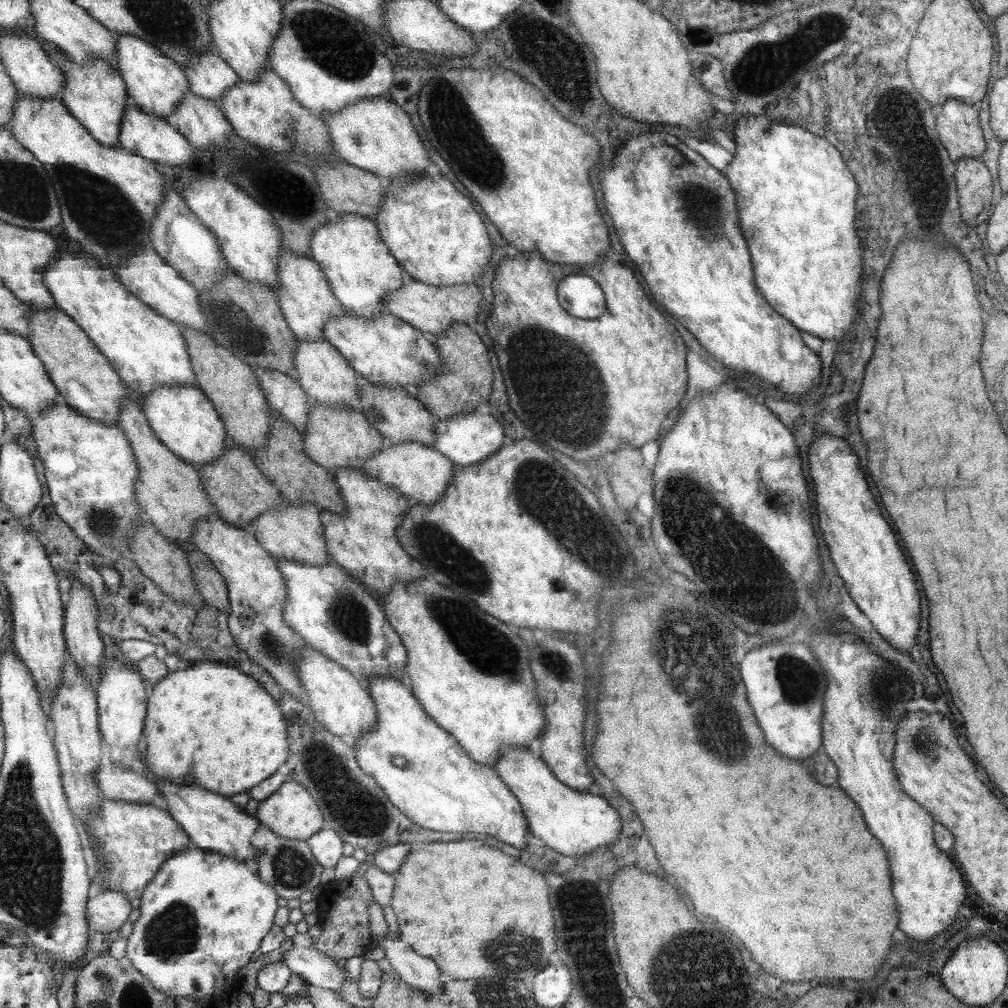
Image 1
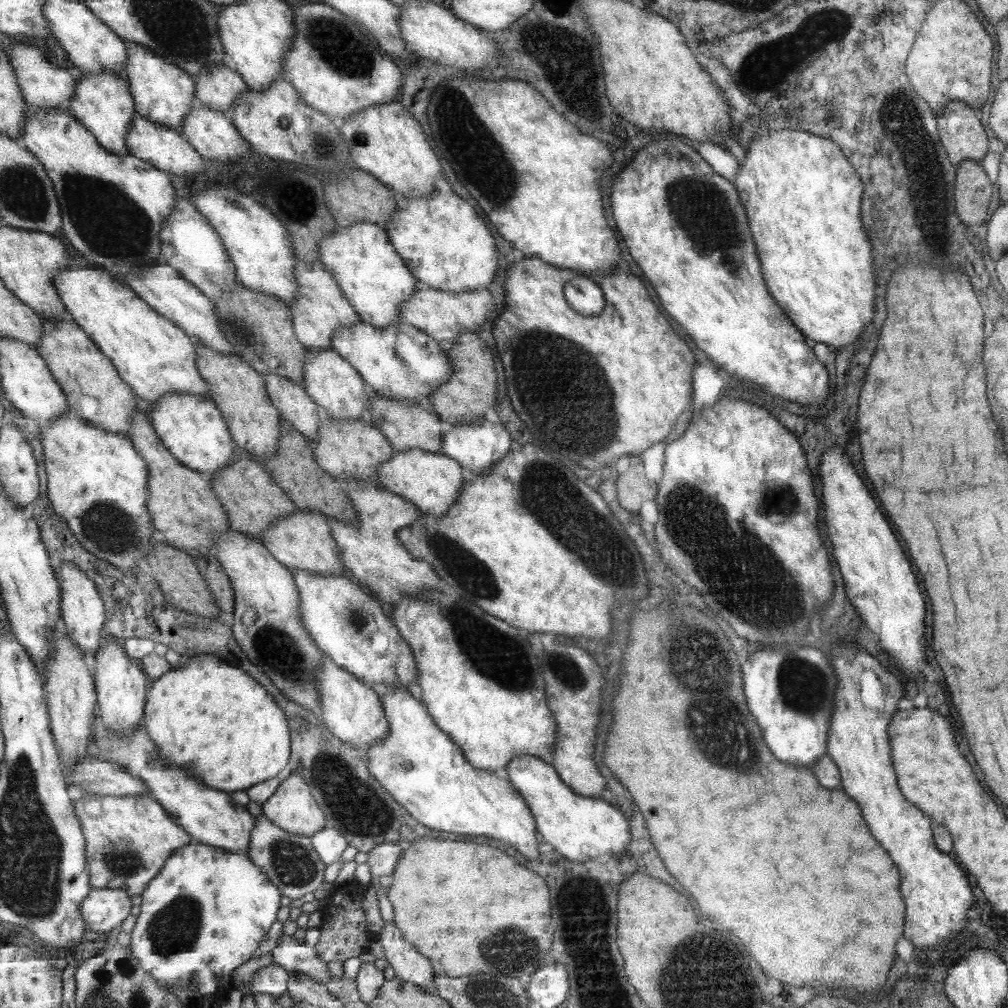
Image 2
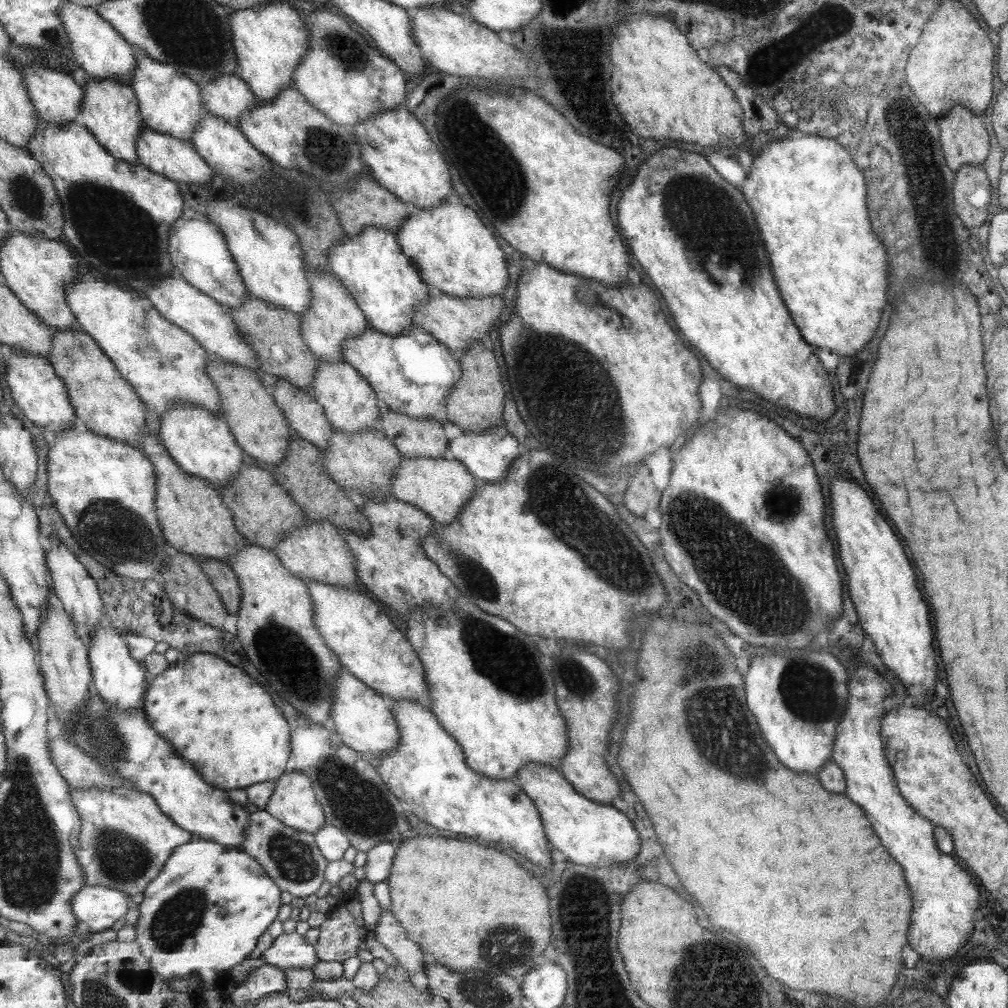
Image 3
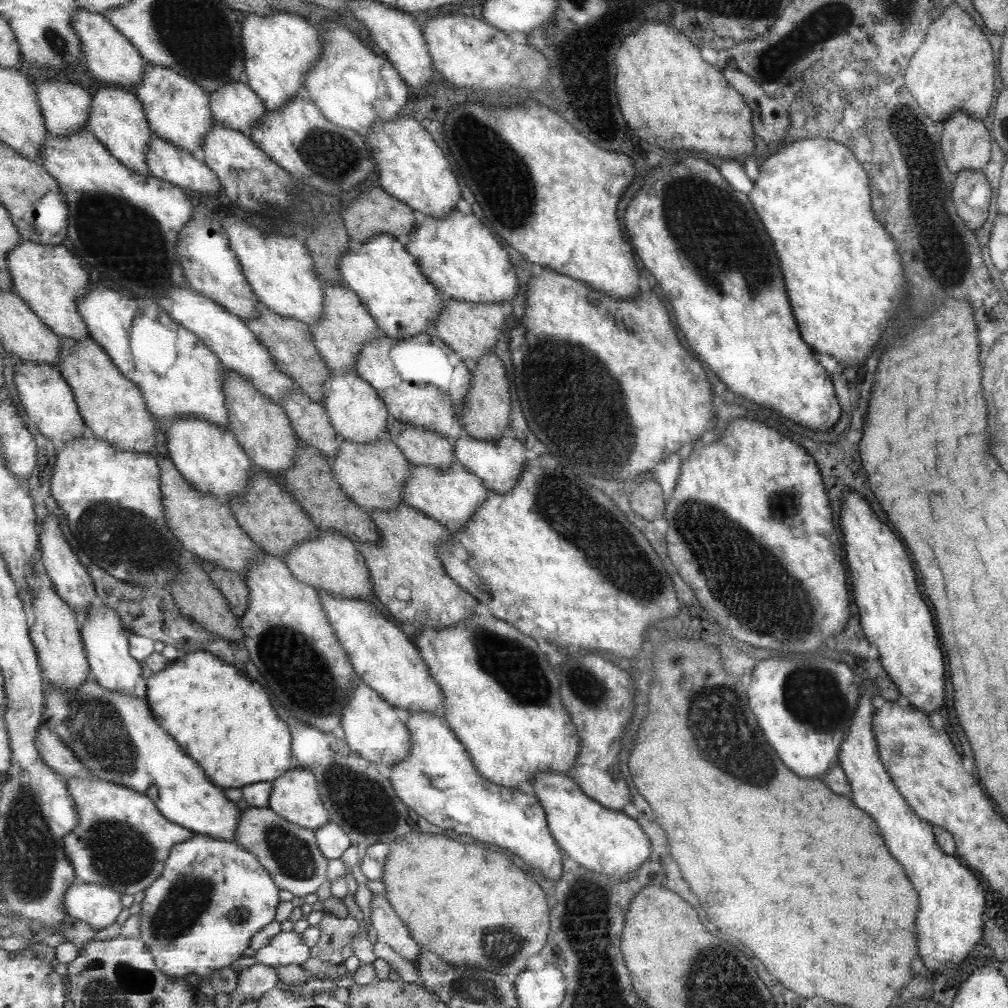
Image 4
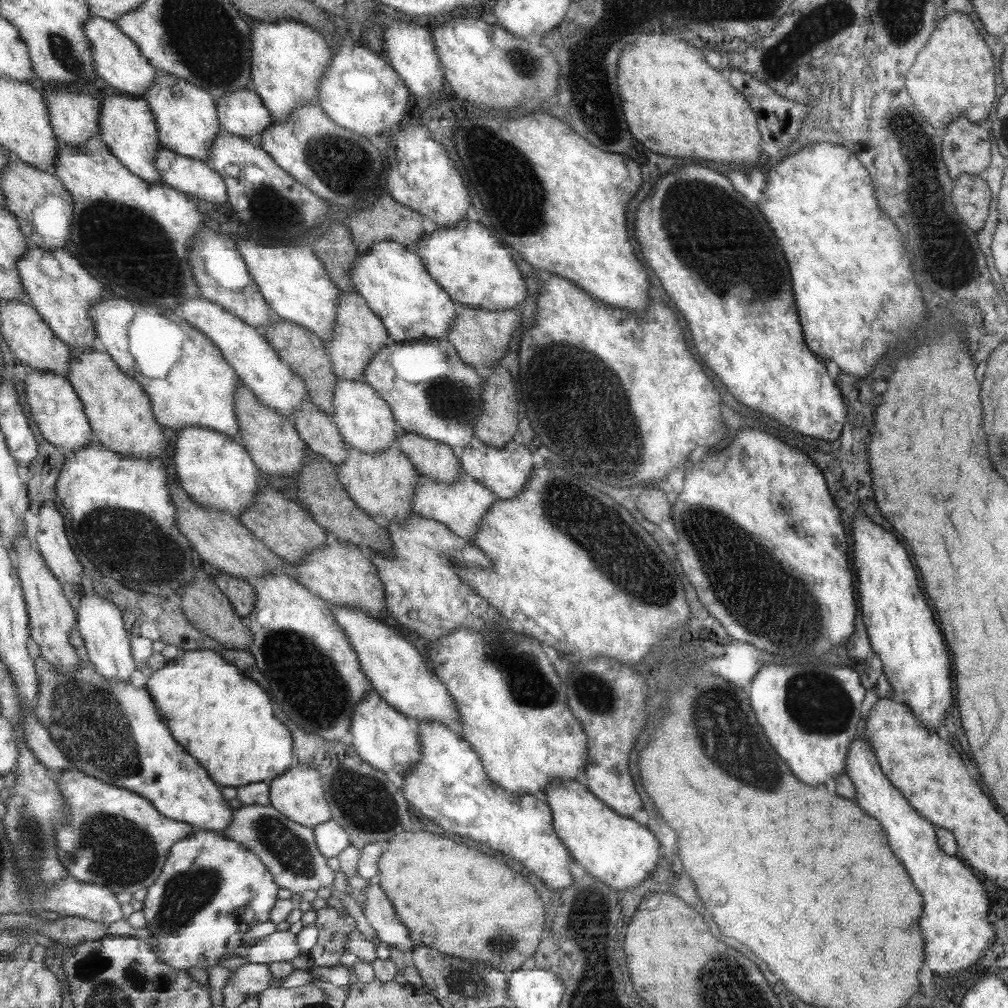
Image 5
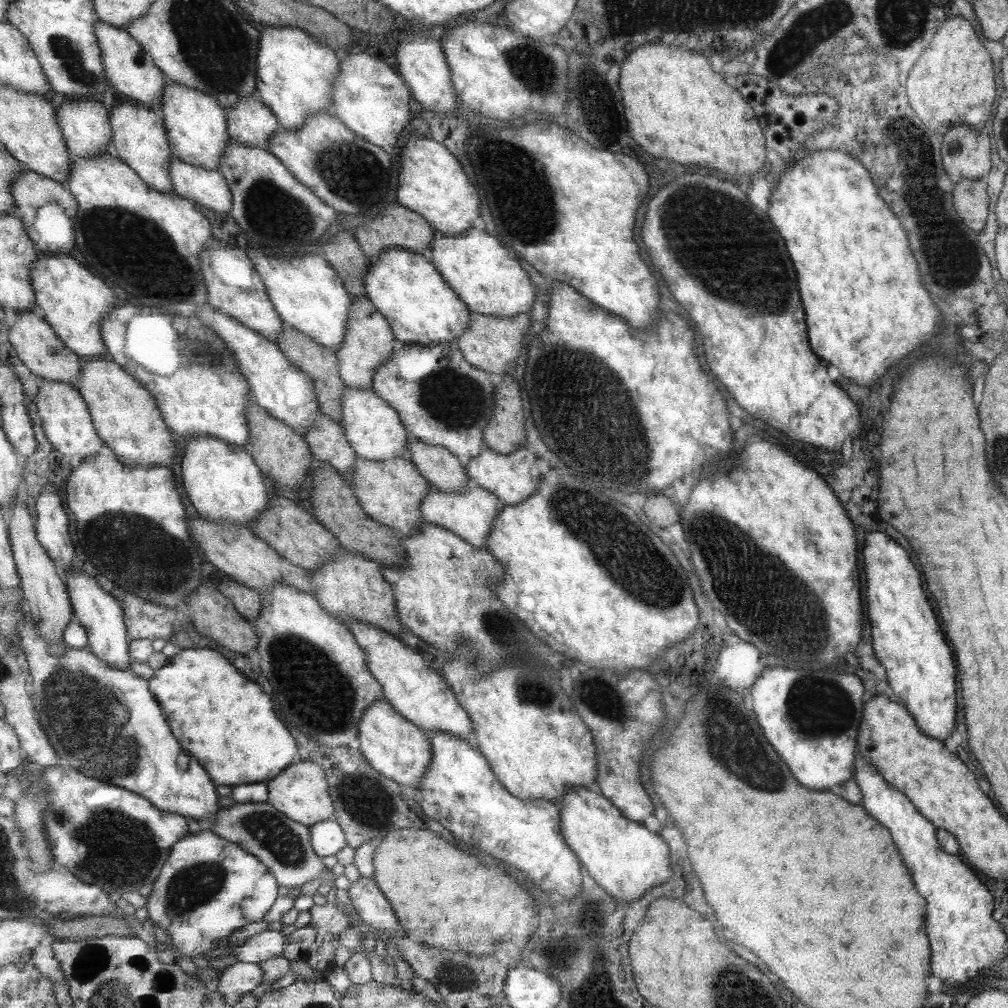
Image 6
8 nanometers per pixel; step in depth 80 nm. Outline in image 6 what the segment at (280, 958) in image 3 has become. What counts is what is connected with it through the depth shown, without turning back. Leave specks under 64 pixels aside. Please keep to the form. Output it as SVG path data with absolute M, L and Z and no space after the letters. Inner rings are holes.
M266 930L249 937L245 944L229 950L239 962L257 963L275 957L283 957L287 930Z

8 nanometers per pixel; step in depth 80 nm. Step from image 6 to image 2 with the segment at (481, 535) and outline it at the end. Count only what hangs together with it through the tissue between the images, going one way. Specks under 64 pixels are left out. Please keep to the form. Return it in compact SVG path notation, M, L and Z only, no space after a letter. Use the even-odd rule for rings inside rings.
M419 448L396 455L379 469L380 482L389 491L412 501L424 514L445 516L455 505L466 481L463 465L442 453L427 452Z

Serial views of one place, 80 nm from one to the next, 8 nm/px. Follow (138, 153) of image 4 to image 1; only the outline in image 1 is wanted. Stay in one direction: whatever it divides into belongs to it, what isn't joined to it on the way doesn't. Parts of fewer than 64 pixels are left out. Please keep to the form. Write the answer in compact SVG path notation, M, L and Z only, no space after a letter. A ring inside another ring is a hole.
M66 58L62 65L66 74L63 103L69 112L72 112L101 144L120 146L122 123L131 97L124 76L108 61L101 59L79 64Z

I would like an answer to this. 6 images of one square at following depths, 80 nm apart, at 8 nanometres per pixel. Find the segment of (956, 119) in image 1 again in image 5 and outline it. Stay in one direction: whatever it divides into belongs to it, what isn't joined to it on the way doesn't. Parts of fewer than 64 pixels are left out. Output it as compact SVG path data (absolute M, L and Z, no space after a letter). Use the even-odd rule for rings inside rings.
M961 117L943 130L941 156L945 156L945 168L955 181L962 174L979 176L990 166L989 136L983 126L973 126L967 118Z

